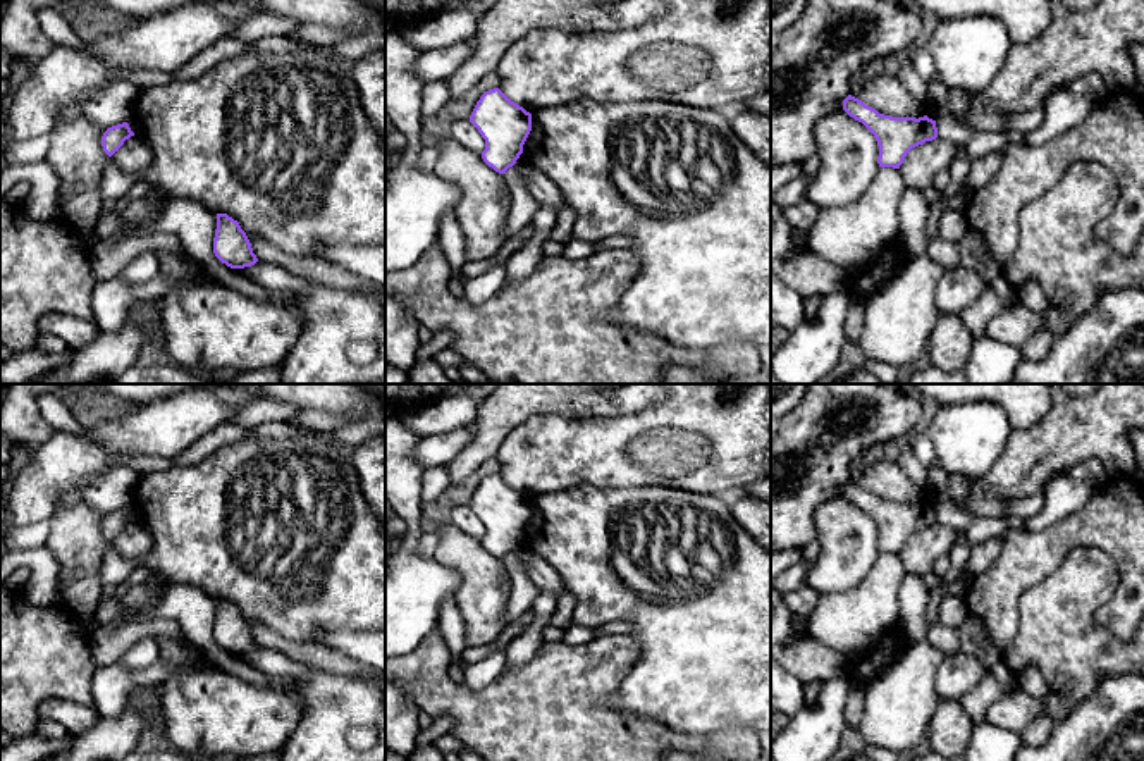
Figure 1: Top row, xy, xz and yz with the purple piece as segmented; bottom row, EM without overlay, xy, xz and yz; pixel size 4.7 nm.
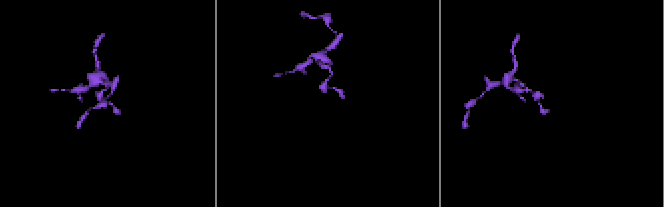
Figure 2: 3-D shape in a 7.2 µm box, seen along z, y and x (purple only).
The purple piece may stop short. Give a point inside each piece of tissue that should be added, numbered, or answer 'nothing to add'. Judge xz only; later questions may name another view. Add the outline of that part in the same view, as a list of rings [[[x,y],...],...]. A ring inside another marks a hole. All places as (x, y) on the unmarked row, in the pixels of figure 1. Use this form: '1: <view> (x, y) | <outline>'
nothing to add

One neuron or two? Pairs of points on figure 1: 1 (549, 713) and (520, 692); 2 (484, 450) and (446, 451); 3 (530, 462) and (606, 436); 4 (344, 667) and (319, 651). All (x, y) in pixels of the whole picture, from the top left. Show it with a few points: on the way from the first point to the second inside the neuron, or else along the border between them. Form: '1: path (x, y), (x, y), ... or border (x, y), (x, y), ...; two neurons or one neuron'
1: path (542, 713), (527, 699); one neuron
2: border (470, 426), (472, 439), (448, 465); two neurons
3: path (549, 453), (587, 451); one neuron
4: path (338, 662), (325, 658); one neuron

